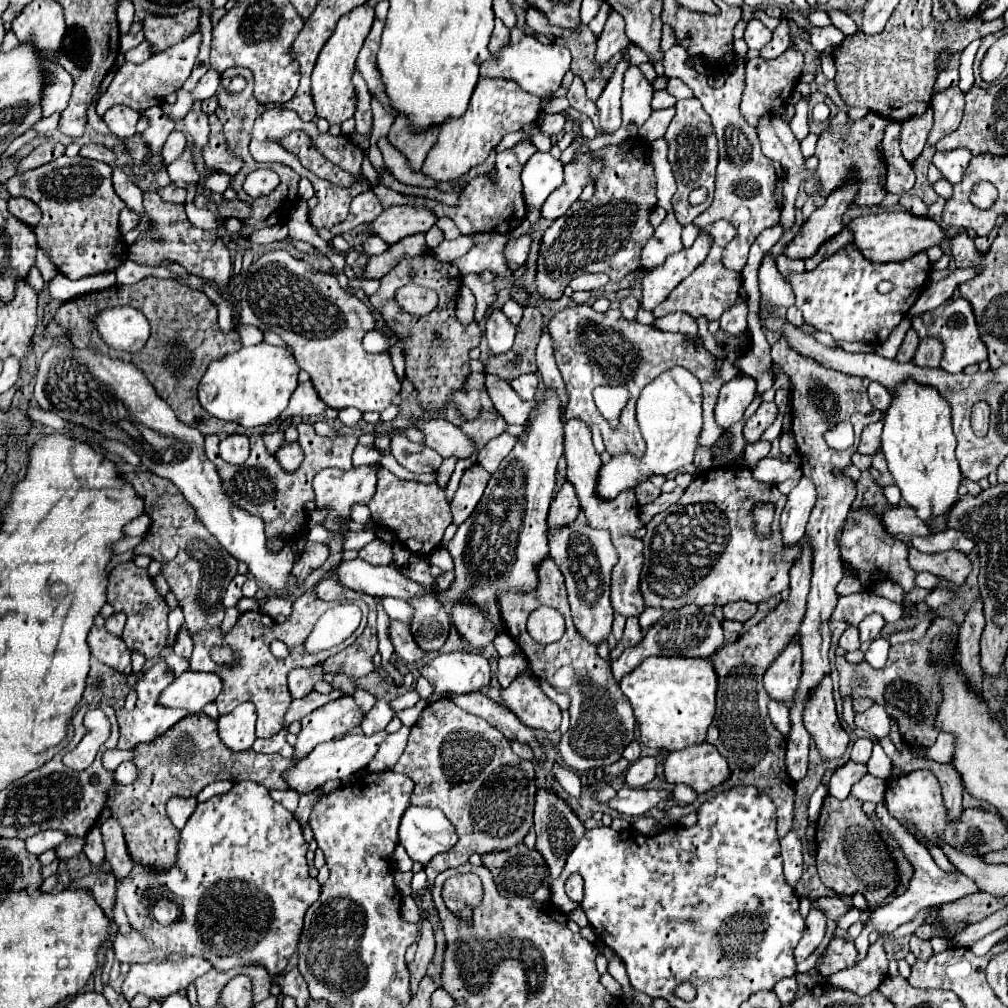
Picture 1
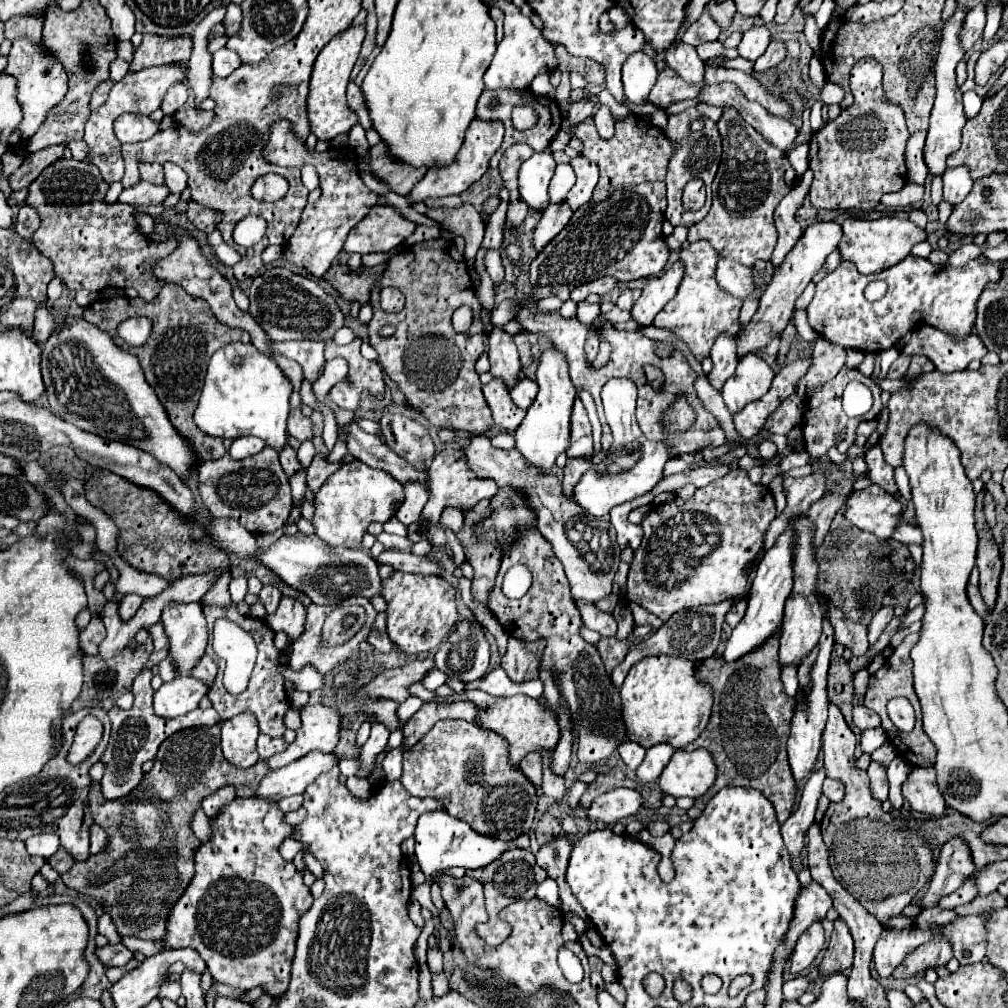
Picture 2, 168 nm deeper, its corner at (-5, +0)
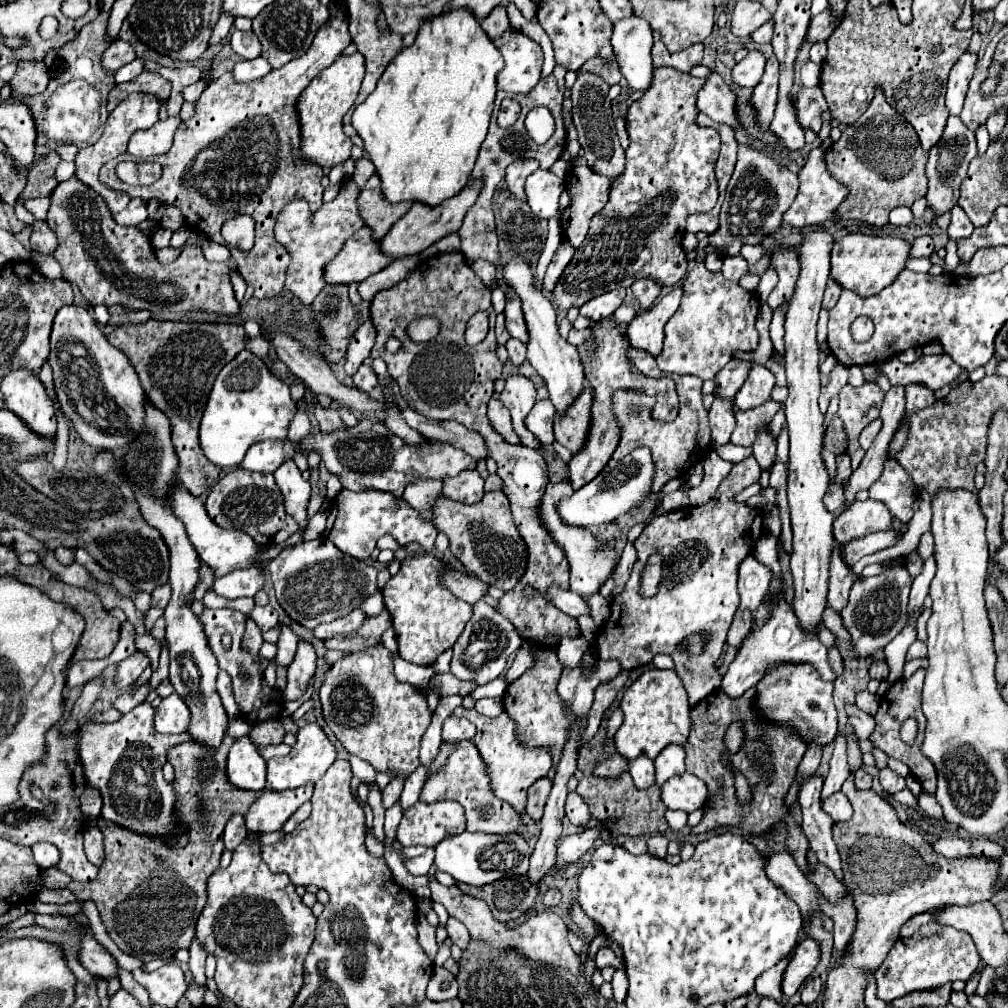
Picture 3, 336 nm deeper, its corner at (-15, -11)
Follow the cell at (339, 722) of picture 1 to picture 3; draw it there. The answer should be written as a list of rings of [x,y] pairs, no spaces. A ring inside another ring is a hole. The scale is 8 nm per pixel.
[[[306,723],[304,727],[298,729],[296,745],[286,757],[276,757],[266,761],[266,789],[286,791],[308,783],[316,783],[326,773],[326,769],[332,765],[334,759],[336,759],[336,749],[324,735],[324,731],[316,723]]]

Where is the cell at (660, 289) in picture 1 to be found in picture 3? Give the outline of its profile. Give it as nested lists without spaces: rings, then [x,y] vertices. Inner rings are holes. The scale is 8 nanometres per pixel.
[[[678,287],[672,293],[664,295],[652,309],[638,313],[638,317],[628,325],[628,339],[634,349],[648,351],[654,357],[660,355],[664,343],[664,325],[676,313],[680,297],[682,289]]]

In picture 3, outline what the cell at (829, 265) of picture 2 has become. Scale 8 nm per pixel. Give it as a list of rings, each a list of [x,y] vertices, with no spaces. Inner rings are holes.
[[[828,279],[828,285],[826,285],[826,291],[824,291],[822,309],[832,309],[836,305],[840,293],[842,293],[842,287],[838,283],[832,283],[832,279]]]

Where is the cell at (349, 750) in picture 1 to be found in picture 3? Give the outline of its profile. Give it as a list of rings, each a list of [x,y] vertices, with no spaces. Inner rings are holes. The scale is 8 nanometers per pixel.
[[[298,787],[296,791],[264,791],[254,805],[248,809],[248,813],[244,815],[244,823],[246,829],[250,833],[272,833],[272,831],[280,831],[282,825],[290,819],[290,815],[306,801],[310,801],[312,797],[312,789],[314,787]]]

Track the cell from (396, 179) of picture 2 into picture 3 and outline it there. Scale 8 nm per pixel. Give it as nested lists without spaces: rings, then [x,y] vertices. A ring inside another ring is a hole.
[[[374,173],[360,189],[358,211],[364,225],[372,229],[372,239],[380,241],[390,227],[412,207],[412,203],[388,203],[380,191],[380,177]]]

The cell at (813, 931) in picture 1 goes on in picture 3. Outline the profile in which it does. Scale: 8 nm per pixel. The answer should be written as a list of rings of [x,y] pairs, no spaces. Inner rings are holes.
[[[804,937],[796,943],[782,977],[782,993],[786,999],[790,999],[800,989],[800,985],[818,965],[818,959],[820,959],[820,947],[816,941]]]

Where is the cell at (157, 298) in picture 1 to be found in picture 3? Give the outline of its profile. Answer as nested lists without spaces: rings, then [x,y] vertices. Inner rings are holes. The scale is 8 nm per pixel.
[[[148,319],[140,325],[122,325],[108,335],[108,341],[132,361],[142,389],[152,405],[160,407],[172,419],[172,443],[180,459],[178,481],[184,483],[184,489],[196,497],[206,493],[220,475],[220,469],[214,463],[208,463],[200,451],[200,415],[216,375],[234,355],[240,353],[240,349],[244,349],[244,335],[246,331],[242,325],[198,325],[156,319]]]

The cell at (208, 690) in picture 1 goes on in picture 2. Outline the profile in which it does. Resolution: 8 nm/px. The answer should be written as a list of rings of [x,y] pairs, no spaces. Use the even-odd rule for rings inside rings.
[[[180,676],[164,682],[154,692],[154,712],[162,718],[178,718],[198,708],[200,700],[208,694],[208,684],[198,678]]]

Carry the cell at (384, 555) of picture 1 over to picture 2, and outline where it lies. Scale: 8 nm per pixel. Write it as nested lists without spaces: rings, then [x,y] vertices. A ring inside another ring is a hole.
[[[384,550],[378,558],[378,564],[390,564],[394,570],[410,572],[410,574],[440,574],[440,564],[432,558],[420,558],[416,554],[400,552],[400,550]]]

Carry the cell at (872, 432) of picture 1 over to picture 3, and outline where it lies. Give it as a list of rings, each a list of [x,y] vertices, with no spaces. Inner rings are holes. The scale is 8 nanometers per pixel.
[[[876,419],[874,423],[870,423],[870,425],[860,433],[860,447],[862,447],[864,451],[870,447],[870,443],[874,441],[874,437],[878,435],[880,427],[882,427],[882,423],[880,423],[880,419]]]

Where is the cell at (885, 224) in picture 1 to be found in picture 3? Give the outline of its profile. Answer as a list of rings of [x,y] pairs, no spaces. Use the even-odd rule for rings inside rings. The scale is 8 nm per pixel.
[[[844,235],[834,241],[832,247],[832,279],[842,285],[842,289],[850,289],[860,297],[872,297],[880,289],[888,287],[896,275],[904,269],[910,253],[910,243],[898,237],[876,237],[876,235]]]

